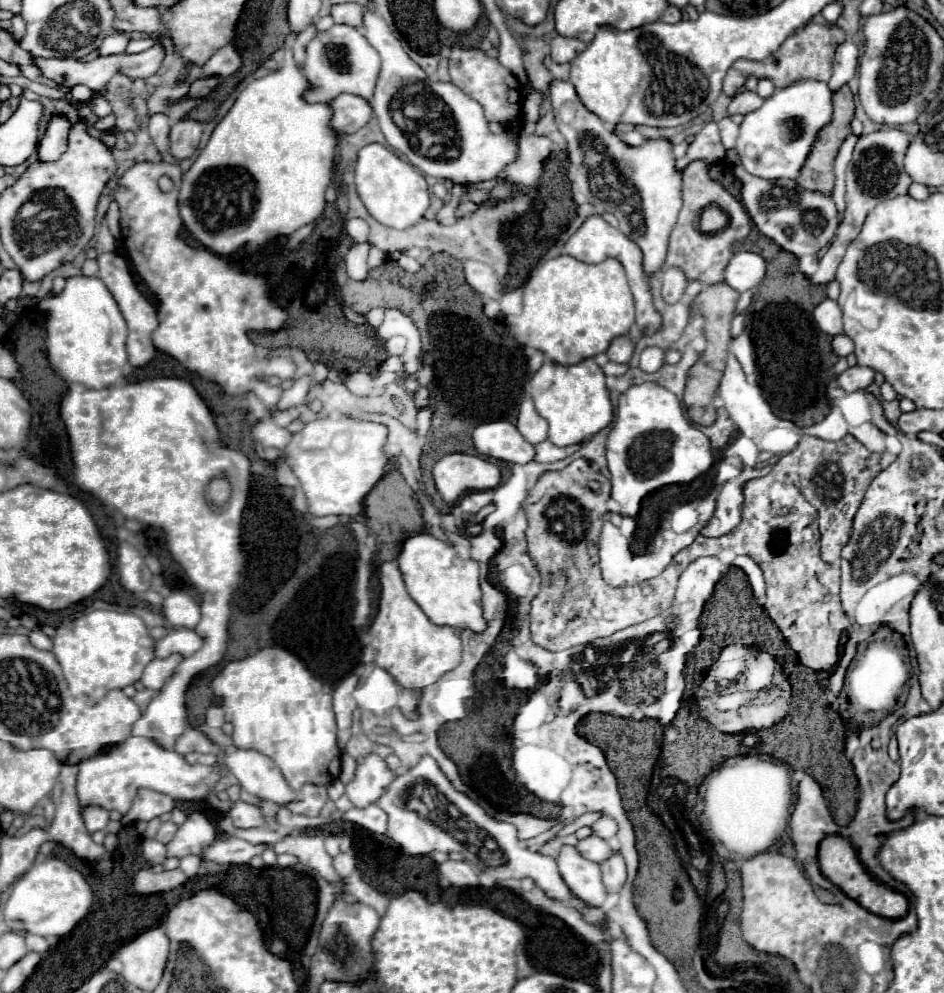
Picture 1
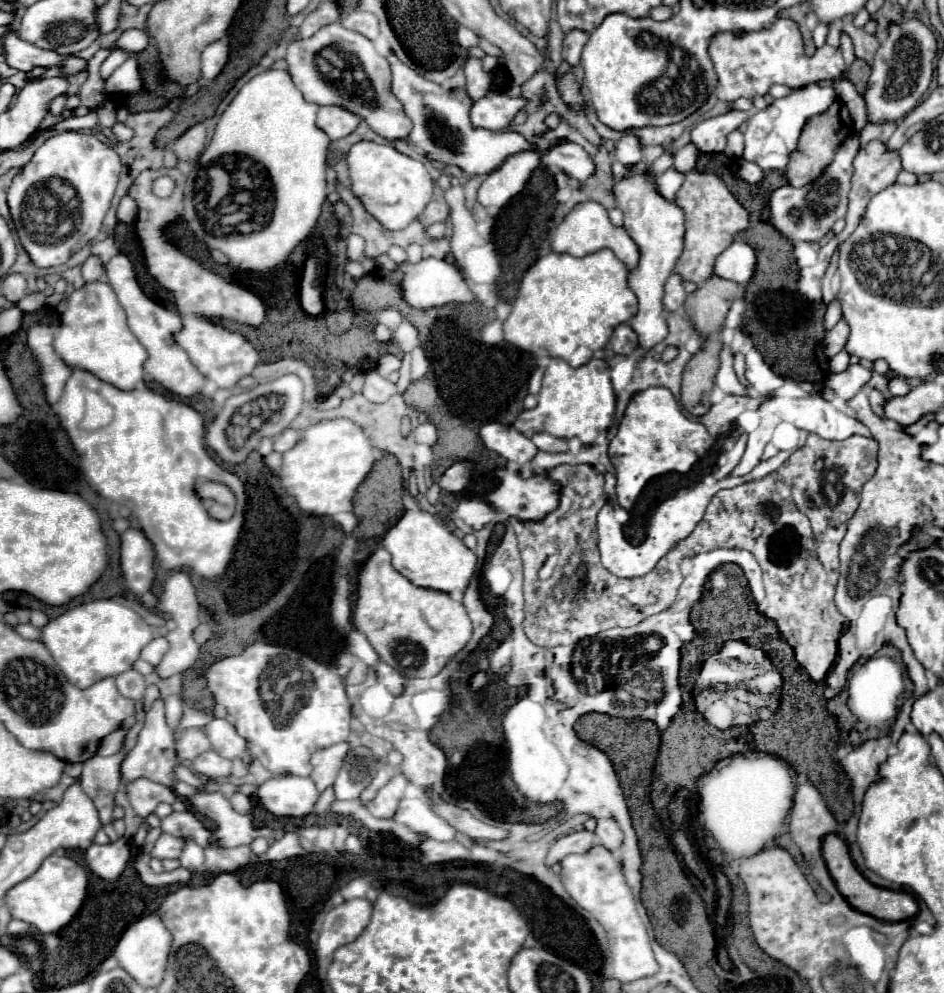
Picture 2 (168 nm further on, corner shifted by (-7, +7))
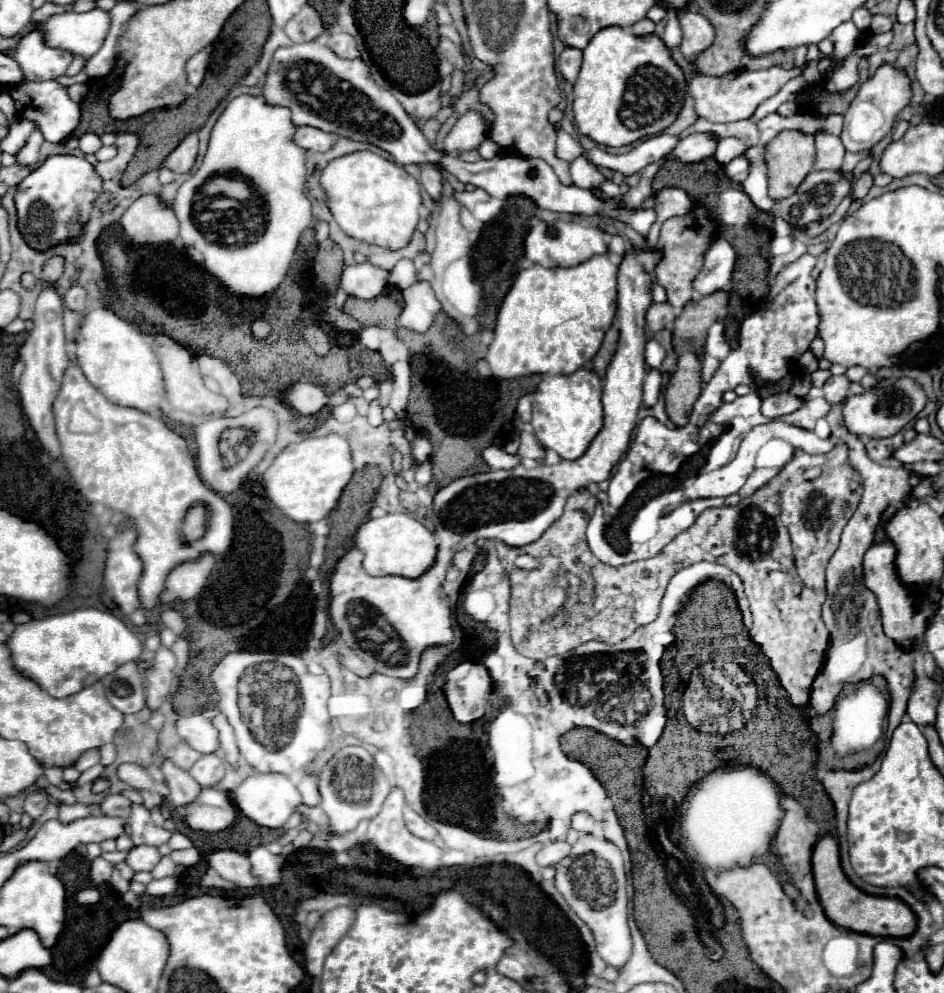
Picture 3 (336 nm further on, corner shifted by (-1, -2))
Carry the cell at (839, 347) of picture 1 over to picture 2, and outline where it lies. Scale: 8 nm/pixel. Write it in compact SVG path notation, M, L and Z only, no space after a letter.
M841 318L841 320L833 326L833 330L825 334L825 340L823 340L823 344L825 344L825 354L827 354L829 358L833 358L835 354L839 354L839 352L843 350L845 342L847 342L847 336L849 336L849 326L847 326L847 322Z

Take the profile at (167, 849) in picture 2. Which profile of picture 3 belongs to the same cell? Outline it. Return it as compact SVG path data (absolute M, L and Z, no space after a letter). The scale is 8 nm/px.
M151 845L133 847L129 851L129 857L127 857L127 865L133 871L151 871L159 861L161 861L159 849L157 847L151 847Z

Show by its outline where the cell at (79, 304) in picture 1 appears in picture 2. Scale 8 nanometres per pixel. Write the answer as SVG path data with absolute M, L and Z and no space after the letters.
M91 282L91 284L85 284L81 290L75 290L69 296L67 310L61 316L61 324L57 328L57 336L55 336L55 344L53 346L59 352L59 356L65 360L67 366L83 368L83 370L95 374L97 378L101 378L103 382L119 388L119 390L135 390L145 378L143 364L147 362L147 350L139 344L139 340L129 330L125 310L117 302L117 296L115 296L115 292L111 290L109 284Z

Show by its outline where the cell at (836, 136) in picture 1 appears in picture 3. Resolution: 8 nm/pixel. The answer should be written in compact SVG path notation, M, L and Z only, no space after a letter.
M781 131L767 143L767 175L771 199L791 197L815 165L815 137L801 131Z

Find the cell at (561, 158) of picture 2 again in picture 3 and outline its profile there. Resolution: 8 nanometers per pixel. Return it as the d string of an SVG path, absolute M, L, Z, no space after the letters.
M577 157L573 163L571 163L571 179L573 179L573 185L577 187L583 187L583 189L599 189L605 197L615 197L619 199L621 197L621 191L619 191L619 185L613 183L611 179L607 179L587 157Z

